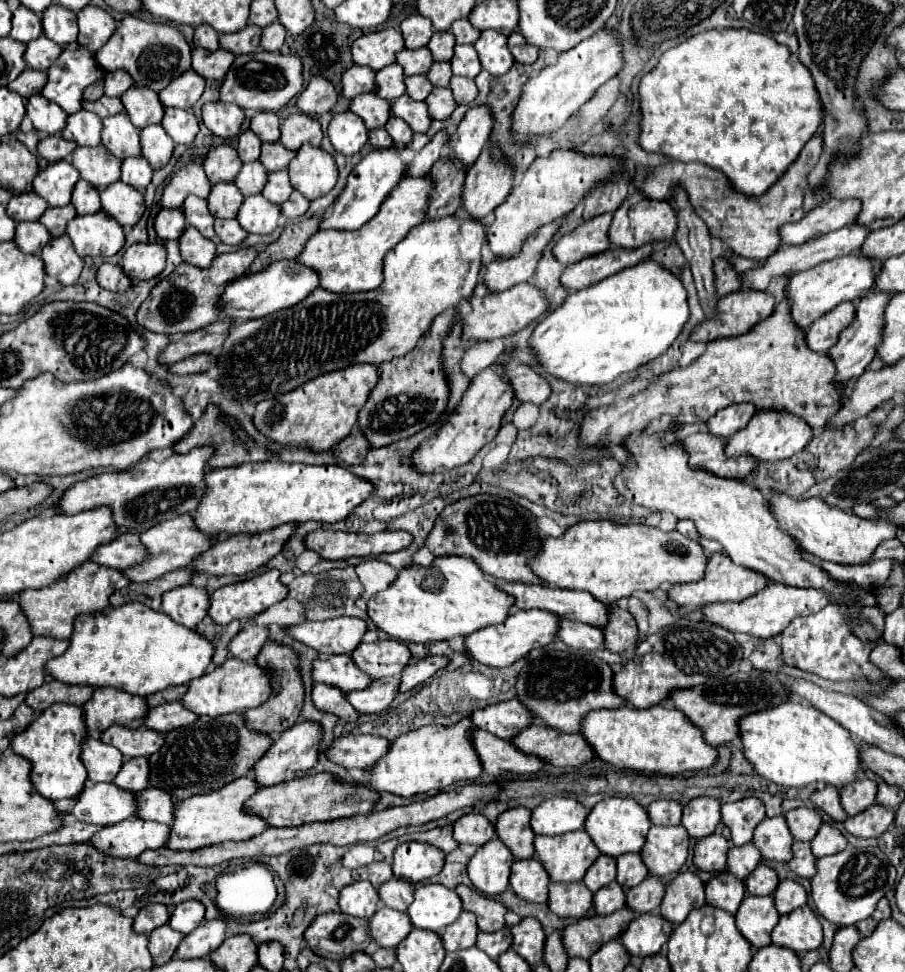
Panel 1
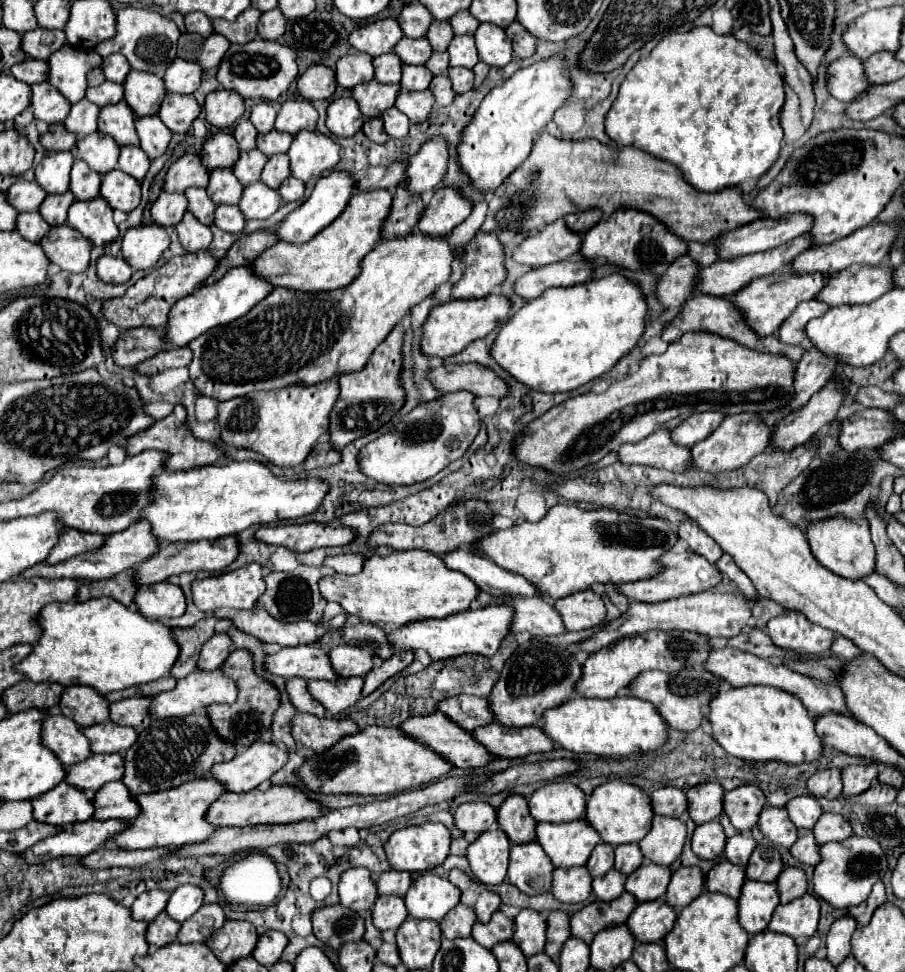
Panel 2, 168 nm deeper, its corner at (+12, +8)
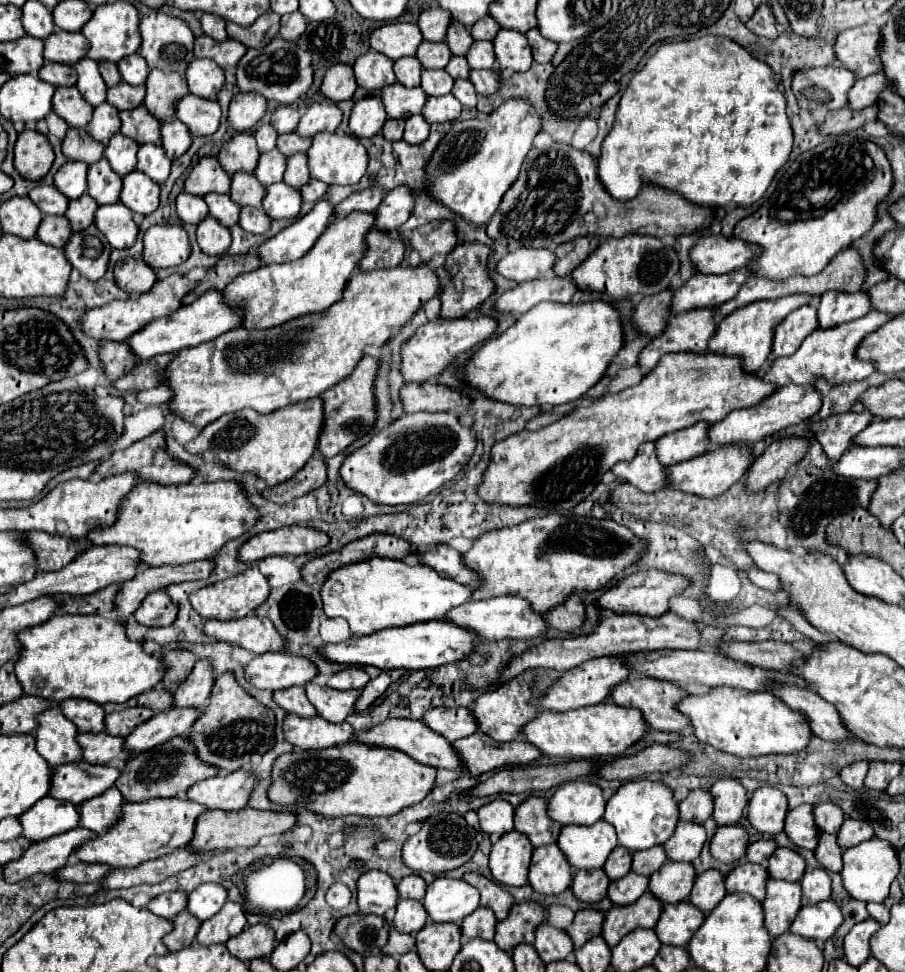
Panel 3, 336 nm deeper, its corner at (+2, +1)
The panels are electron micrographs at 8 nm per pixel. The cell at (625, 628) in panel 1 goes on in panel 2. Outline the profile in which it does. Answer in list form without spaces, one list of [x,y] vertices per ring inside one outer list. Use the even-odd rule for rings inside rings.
[[[592,589],[556,599],[554,607],[560,611],[568,631],[592,629],[606,621],[606,605],[602,595],[594,593]]]

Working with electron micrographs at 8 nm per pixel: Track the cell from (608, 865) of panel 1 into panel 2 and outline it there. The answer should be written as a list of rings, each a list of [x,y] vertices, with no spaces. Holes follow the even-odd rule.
[[[598,843],[586,863],[588,873],[592,877],[600,877],[612,867],[614,867],[614,847],[608,847],[608,843]]]

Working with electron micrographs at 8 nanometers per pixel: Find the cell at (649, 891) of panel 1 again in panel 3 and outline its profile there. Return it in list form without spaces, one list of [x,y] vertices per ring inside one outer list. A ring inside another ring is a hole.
[[[668,860],[650,876],[650,892],[664,904],[676,904],[688,898],[694,886],[694,878],[696,870],[692,864]]]

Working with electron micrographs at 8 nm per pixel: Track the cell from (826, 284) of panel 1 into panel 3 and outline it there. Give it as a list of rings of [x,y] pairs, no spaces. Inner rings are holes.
[[[796,294],[796,296],[786,296],[786,298],[778,298],[778,300],[770,300],[770,302],[754,302],[754,306],[744,306],[742,310],[728,314],[726,318],[722,318],[718,322],[716,332],[708,342],[708,352],[722,354],[722,356],[738,356],[742,370],[746,374],[758,374],[758,370],[770,356],[770,342],[774,336],[774,326],[778,322],[782,322],[782,318],[786,318],[786,314],[790,314],[798,306],[808,304],[810,300],[812,298]]]

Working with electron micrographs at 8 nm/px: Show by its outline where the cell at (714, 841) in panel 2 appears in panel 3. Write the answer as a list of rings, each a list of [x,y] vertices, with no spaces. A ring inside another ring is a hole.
[[[730,824],[730,826],[718,826],[710,852],[714,858],[720,862],[738,862],[746,856],[748,848],[748,832],[740,824]]]

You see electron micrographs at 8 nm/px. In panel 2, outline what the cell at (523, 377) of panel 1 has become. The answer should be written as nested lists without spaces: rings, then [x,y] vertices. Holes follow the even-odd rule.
[[[444,363],[430,371],[430,381],[434,387],[444,395],[452,391],[472,391],[476,397],[492,395],[492,397],[506,397],[510,387],[504,379],[500,379],[492,369],[480,365],[480,363]]]

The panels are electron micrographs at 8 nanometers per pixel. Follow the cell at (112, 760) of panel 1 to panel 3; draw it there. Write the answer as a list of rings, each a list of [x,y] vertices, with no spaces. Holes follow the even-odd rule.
[[[58,708],[44,710],[38,714],[38,730],[34,734],[36,750],[52,768],[68,762],[78,762],[82,752],[78,750],[76,734],[76,726],[66,720]]]

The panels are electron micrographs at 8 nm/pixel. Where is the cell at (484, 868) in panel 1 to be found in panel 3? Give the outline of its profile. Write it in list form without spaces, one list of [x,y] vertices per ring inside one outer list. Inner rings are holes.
[[[512,830],[506,832],[490,852],[490,870],[496,882],[506,886],[524,886],[528,882],[528,866],[534,846],[528,836]]]

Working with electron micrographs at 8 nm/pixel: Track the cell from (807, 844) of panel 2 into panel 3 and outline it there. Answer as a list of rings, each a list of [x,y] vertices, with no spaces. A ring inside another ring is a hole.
[[[820,834],[816,858],[828,872],[840,872],[842,870],[842,866],[844,866],[842,854],[844,854],[844,850],[838,846],[836,834]]]

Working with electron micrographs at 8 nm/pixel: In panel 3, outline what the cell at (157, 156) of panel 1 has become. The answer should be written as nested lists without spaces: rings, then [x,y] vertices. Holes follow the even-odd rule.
[[[166,120],[162,124],[162,146],[168,158],[180,158],[192,146],[192,134],[180,120]]]

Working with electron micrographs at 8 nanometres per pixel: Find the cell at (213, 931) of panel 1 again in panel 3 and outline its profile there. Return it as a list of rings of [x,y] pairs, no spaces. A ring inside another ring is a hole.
[[[226,902],[218,914],[202,922],[196,942],[198,944],[224,944],[246,928],[246,912],[238,902]]]

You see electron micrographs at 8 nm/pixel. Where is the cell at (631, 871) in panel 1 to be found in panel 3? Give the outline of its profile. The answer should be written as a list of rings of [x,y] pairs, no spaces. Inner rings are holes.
[[[652,846],[650,850],[634,852],[632,870],[634,870],[636,874],[650,876],[650,874],[654,874],[664,862],[666,862],[666,850],[664,850],[664,846]]]

